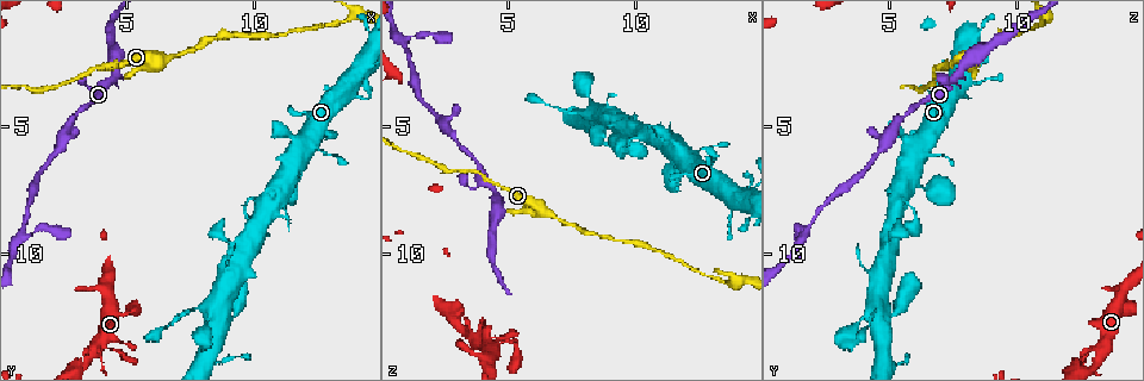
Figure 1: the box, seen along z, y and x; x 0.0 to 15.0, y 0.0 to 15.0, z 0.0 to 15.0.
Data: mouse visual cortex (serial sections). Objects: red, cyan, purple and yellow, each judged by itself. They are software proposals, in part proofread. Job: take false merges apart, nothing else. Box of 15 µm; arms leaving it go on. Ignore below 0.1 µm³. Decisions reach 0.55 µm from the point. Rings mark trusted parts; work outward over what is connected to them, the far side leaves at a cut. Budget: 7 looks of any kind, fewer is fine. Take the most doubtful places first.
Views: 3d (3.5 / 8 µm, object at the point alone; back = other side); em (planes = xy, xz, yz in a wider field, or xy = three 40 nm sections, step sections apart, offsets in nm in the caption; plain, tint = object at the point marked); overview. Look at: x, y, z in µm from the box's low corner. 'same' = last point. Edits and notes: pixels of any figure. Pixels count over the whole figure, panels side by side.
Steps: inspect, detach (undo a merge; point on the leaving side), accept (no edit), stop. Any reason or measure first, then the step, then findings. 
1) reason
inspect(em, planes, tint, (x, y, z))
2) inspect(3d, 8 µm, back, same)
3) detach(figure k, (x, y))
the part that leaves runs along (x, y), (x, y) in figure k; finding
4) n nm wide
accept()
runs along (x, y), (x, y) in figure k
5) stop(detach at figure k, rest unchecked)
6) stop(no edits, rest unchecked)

a narrow waist
inspect(3d, 3.5 µm, (5.3, 12.2, 13.5))

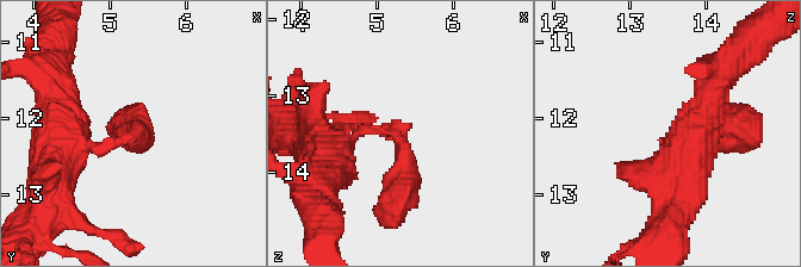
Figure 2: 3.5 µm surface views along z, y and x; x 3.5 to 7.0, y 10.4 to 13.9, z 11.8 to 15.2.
arms of 450, 450 nm
inspect(em, xy, step 1, tint, (5.20, 12.25, 13.55))

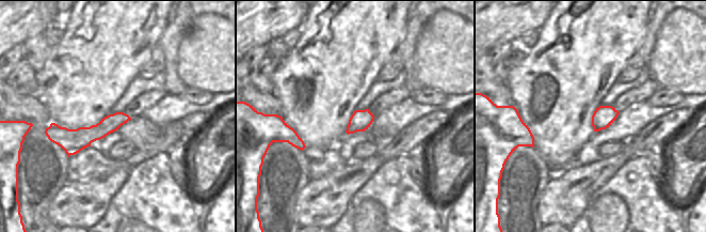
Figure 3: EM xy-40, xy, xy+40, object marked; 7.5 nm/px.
inspect(em, xy, step 2, tint, same)

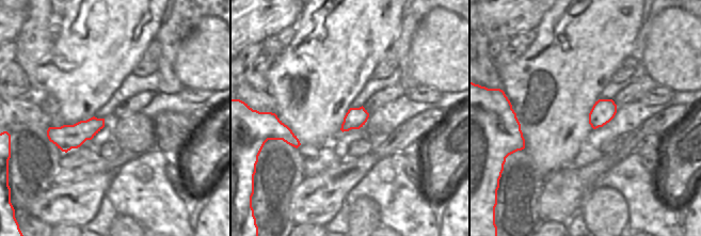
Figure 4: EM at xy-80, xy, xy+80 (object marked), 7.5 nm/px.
accept()
runs along (320, 148), (364, 130), (401, 142), (393, 210) in figure 2; all the same cell

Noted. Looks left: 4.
thick turns thin
inspect(3d, 8 µm, (14.0, 2.7, 7.8))

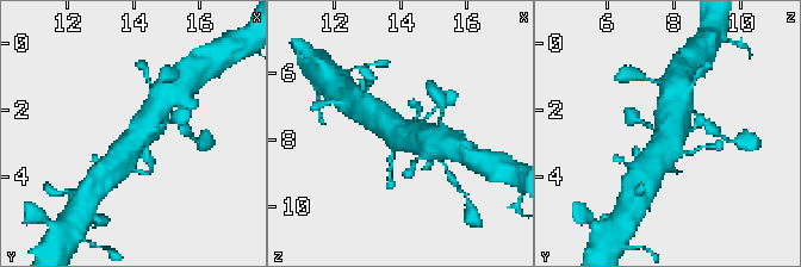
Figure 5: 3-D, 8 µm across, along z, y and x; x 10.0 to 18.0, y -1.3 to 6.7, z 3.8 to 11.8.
need the tissue
inspect(em, xy, step 3, tint, (14.1, 2.7, 7.9))

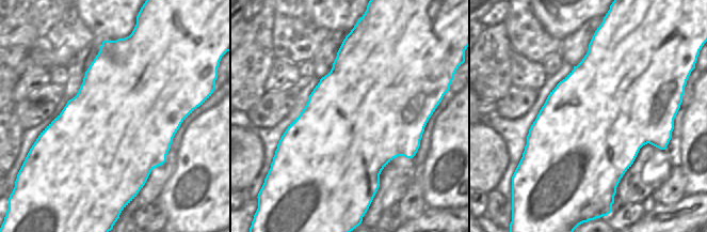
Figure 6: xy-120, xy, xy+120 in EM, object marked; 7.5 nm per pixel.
accept()
runs along (109, 172), (120, 161), (150, 119) in figure 5; all the same cell

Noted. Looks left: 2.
thick turns thin
inspect(3d, 3.5 µm, (9.8, 8.6, 5.9))

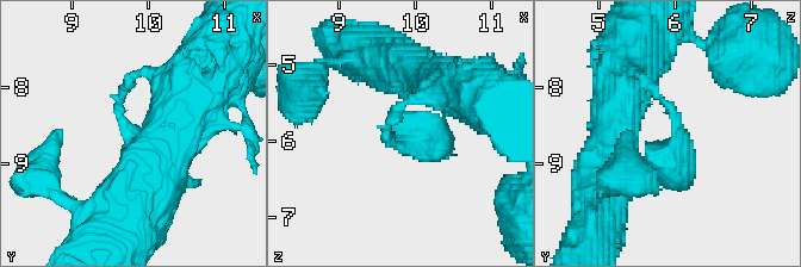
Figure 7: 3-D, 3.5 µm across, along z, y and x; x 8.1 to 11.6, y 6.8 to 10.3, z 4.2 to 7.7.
inspect(em, xy, step 1, tint, (9.70, 8.55, 6.00))

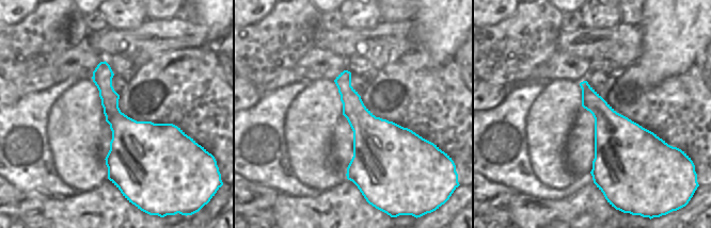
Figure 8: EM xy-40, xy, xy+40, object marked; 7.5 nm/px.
accept()
runs along (633, 72), (674, 109), (685, 174) in figure 7; all the same cell

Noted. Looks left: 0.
stop(no edits, rest unchecked)

